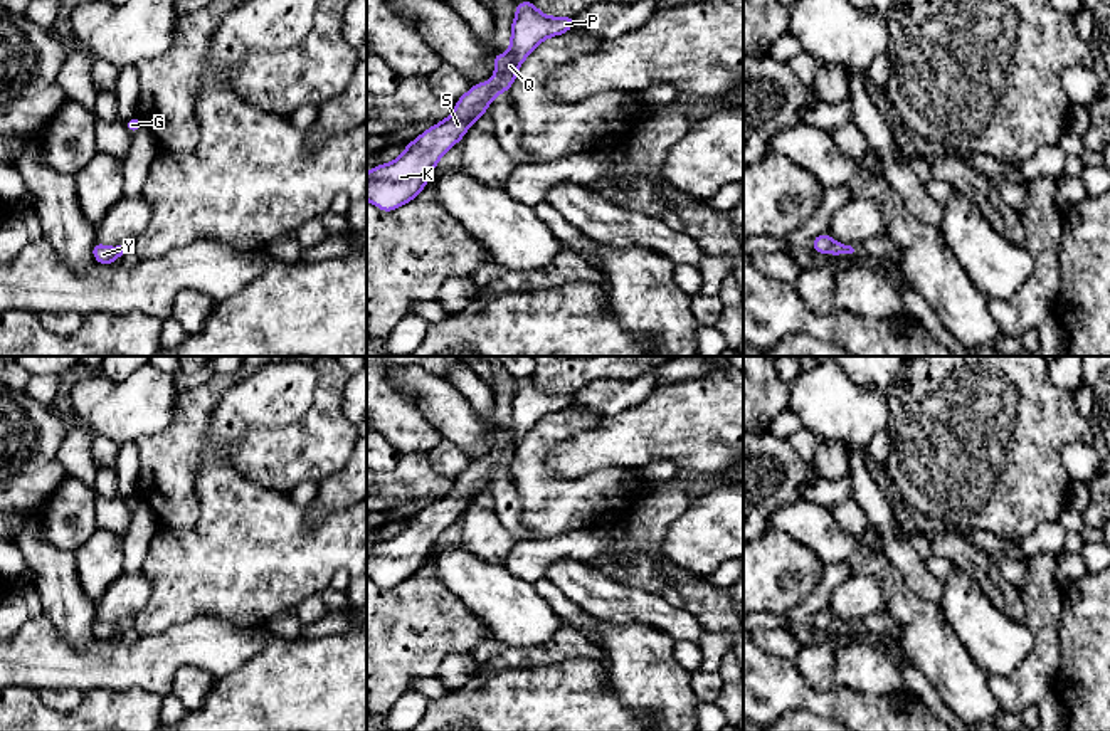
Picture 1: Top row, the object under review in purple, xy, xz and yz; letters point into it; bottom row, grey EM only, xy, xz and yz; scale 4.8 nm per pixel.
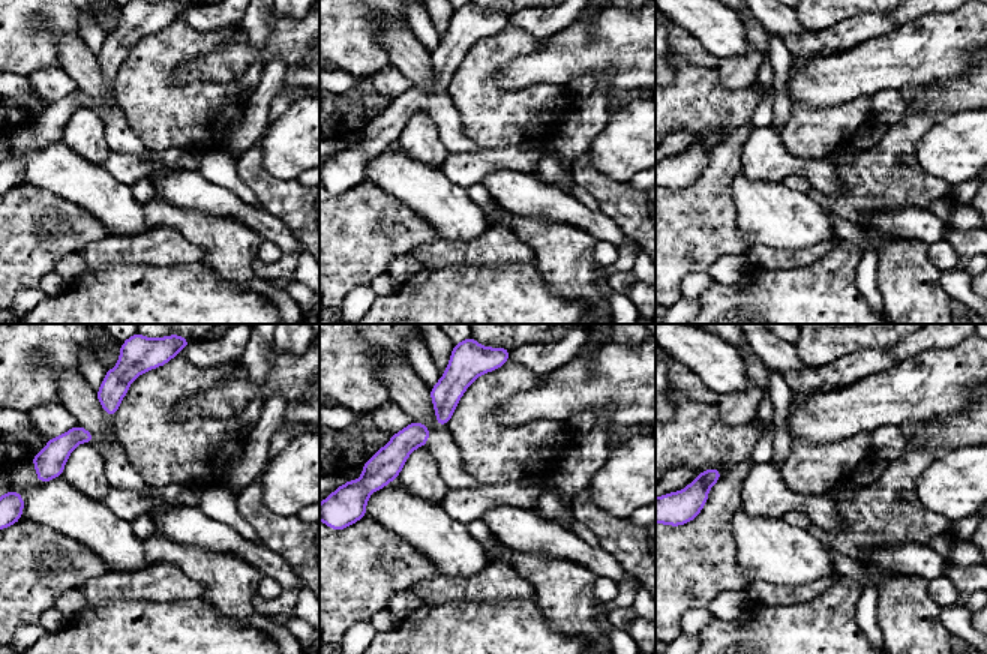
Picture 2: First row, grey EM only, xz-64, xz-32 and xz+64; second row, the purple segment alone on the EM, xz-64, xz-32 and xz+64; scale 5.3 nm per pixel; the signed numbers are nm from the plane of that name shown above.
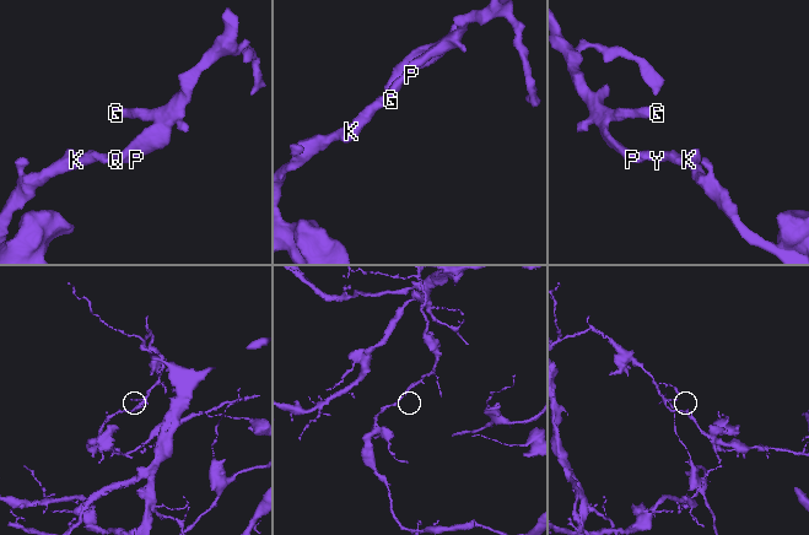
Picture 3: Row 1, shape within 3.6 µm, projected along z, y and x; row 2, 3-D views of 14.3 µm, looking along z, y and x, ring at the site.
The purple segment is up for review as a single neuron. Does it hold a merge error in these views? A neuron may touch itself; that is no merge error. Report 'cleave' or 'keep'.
keep

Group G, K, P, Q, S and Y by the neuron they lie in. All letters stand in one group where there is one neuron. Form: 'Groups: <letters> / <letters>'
Groups: G K P Q S Y

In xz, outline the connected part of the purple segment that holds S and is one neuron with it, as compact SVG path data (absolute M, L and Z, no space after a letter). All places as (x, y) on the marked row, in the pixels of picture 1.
M530 0L516 3L508 54L494 55L494 77L471 86L456 101L449 118L424 131L405 146L392 163L377 165L367 173L367 200L383 212L392 212L415 198L426 187L437 161L468 128L486 113L491 101L513 86L521 62L545 39L565 34L575 17L547 17Z

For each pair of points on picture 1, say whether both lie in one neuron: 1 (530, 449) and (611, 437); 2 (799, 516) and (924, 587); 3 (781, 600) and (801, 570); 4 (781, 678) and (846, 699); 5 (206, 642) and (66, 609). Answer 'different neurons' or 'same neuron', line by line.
1: different neurons
2: different neurons
3: same neuron
4: same neuron
5: different neurons

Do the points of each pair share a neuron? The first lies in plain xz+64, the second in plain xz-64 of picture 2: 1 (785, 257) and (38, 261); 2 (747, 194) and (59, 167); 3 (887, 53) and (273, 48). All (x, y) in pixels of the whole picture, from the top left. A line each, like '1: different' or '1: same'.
1: different
2: same
3: same

